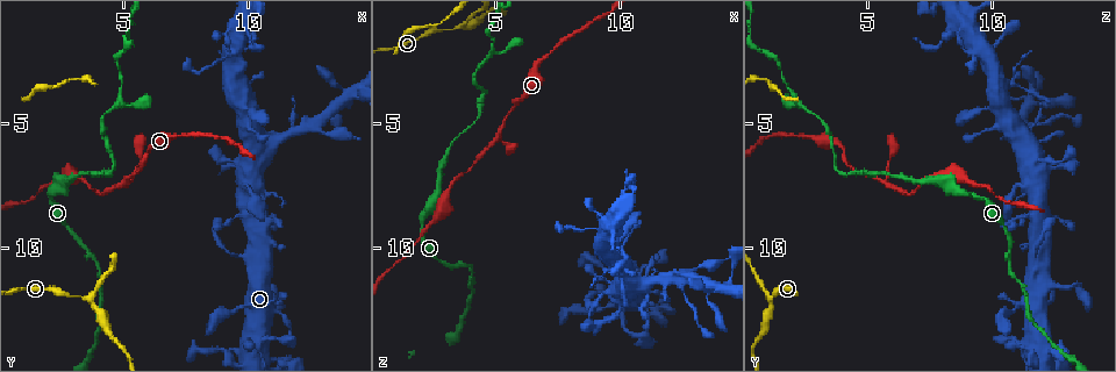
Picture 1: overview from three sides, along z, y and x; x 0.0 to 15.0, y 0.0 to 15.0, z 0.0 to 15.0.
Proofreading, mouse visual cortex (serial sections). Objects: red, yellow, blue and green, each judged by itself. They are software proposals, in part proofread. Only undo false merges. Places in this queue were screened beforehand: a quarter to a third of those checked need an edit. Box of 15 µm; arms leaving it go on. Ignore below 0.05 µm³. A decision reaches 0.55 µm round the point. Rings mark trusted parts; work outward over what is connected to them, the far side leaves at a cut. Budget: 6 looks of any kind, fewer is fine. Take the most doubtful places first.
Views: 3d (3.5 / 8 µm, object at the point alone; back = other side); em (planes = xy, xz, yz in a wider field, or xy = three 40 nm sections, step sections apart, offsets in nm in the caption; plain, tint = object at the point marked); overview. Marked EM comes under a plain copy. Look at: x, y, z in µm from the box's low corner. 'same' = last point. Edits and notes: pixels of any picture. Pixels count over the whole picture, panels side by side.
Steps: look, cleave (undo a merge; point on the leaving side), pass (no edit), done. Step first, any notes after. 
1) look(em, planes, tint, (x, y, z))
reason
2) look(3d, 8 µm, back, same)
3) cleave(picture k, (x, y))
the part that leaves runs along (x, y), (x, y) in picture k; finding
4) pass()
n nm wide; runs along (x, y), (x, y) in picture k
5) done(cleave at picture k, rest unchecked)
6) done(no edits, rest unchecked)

look(3d, 8 µm, (3.6, 12.1, 1.1))
thin arm on a thick one

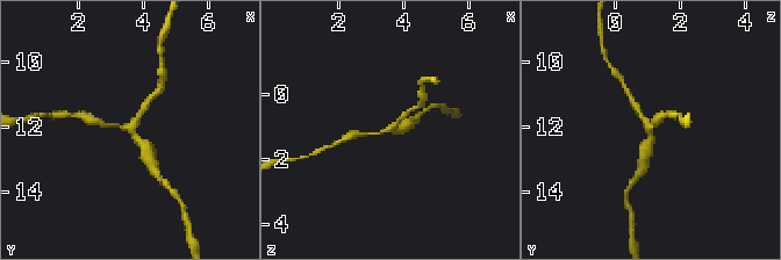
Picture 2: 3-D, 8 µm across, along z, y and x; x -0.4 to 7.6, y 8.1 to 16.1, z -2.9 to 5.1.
look(3d, 3.5 µm, back, (3.6, 12.1, 1.1))
zoom in

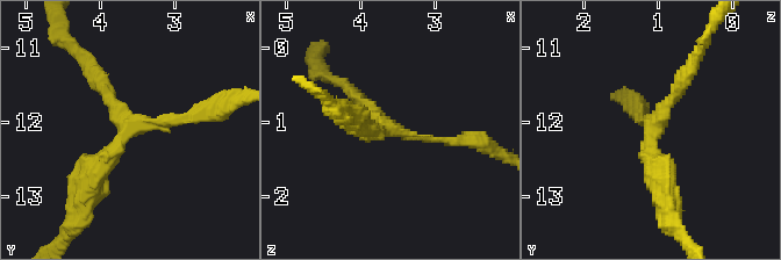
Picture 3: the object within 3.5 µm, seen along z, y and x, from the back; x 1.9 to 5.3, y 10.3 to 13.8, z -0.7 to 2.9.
look(em, xy, step 2, tint, (3.60, 12.05, 1.10))
3 arms; arms of 100, 200, 350 nm

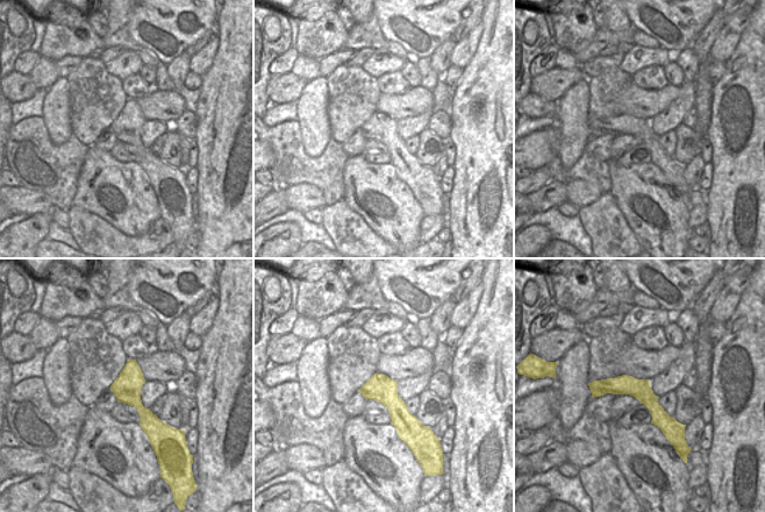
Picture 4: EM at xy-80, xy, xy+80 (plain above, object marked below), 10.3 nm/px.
pass()
runs along (594, 385), (635, 386), (677, 426) in picture 4; all the same cell

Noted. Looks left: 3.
look(3d, 3.5 µm, back, (5.0, 7.3, 5.6))
sharp bend

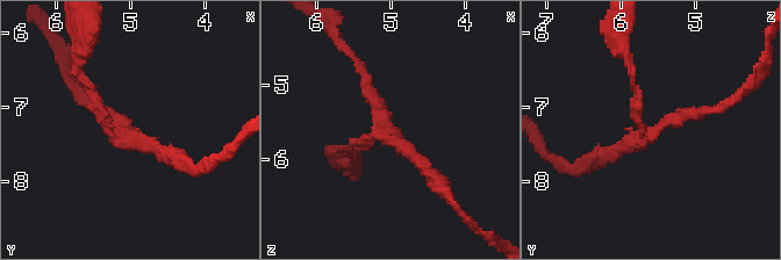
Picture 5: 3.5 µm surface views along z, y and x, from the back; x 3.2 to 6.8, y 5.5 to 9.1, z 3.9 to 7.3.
look(em, xy, step 2, tint, (5.05, 7.35, 5.60))
now the EM

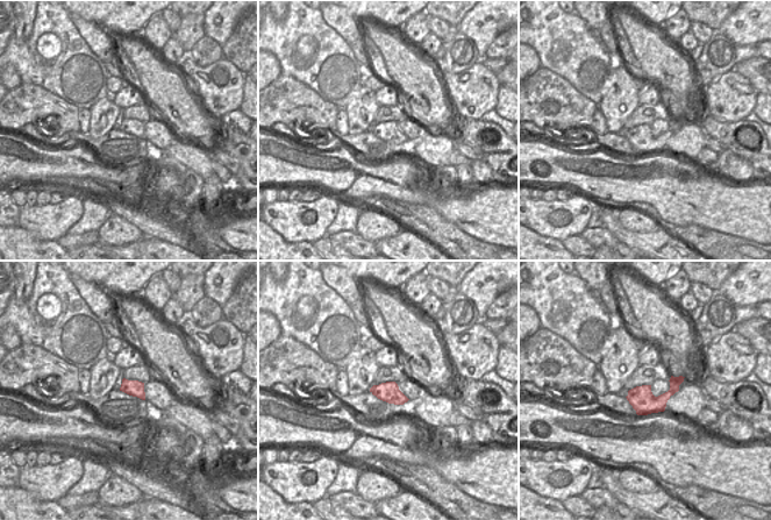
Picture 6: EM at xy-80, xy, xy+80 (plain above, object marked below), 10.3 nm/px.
look(em, xy, step 3, tint, same)

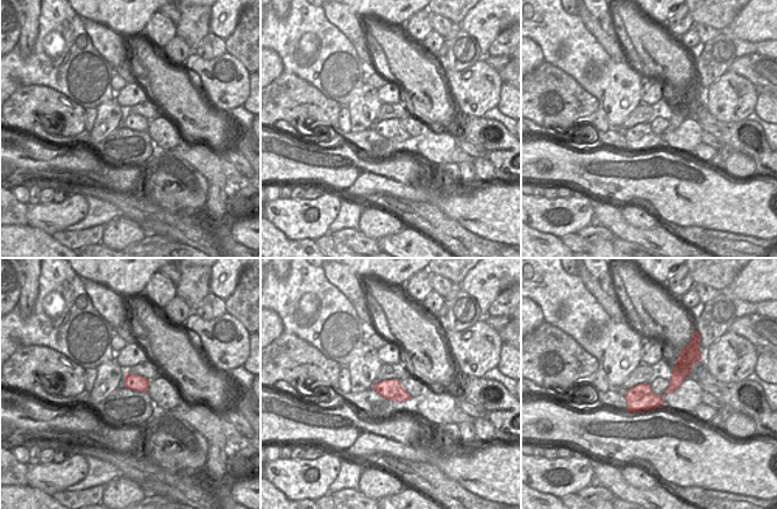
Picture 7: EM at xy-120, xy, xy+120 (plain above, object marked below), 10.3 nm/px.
pass()
all the same cell

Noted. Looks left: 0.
done(no edits, rest unchecked)

